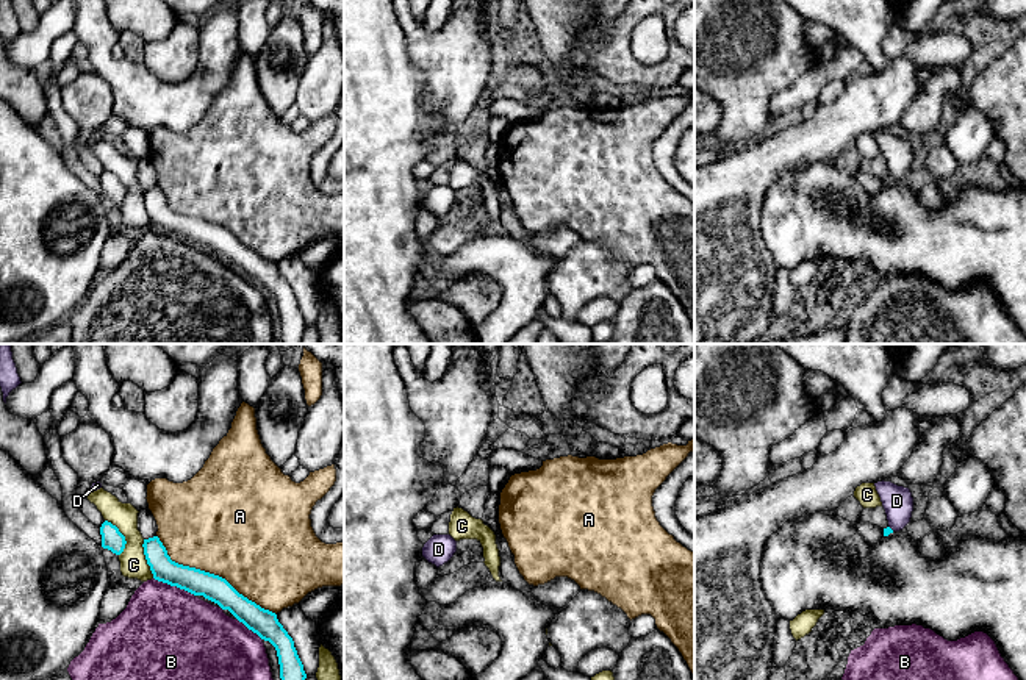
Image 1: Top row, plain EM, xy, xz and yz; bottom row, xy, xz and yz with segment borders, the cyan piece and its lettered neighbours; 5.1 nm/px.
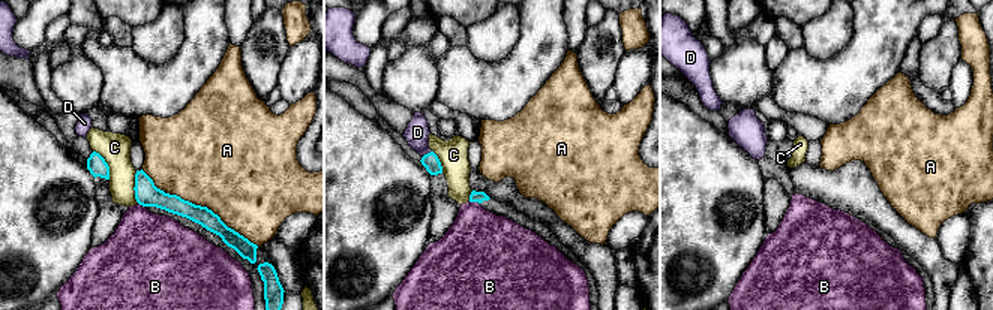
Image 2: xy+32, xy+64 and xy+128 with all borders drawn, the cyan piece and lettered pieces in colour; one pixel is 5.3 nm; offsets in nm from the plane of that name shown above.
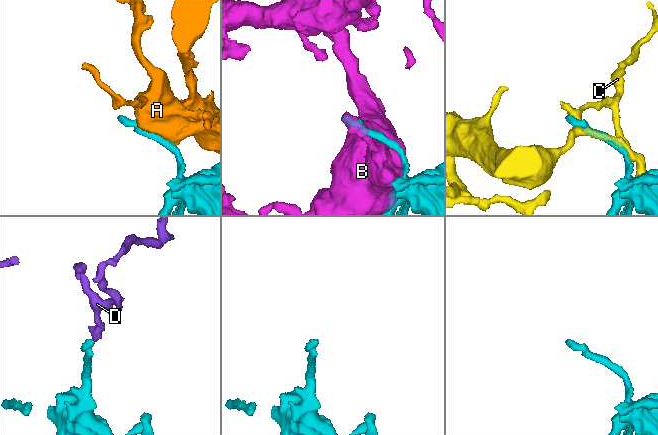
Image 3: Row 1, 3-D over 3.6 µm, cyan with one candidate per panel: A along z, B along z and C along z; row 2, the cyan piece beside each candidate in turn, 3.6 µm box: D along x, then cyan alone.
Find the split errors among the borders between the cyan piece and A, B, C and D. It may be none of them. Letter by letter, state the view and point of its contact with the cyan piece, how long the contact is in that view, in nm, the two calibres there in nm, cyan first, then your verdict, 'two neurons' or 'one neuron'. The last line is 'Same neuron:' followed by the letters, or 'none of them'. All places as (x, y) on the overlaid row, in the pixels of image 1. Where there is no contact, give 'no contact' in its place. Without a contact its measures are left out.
A: xy (211, 574) | 750 nm | 140/500 nm | two neurons
B: xy (174, 585) | 240 nm | 140/480 nm | two neurons
C: xy (124, 536) | 200 nm | 110/140 nm | two neurons
D: yz (890, 529) | 40 nm | 40/160 nm | one neuron
Same neuron: D

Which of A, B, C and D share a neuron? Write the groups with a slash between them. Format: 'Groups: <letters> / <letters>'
Groups: A / B / C / D

